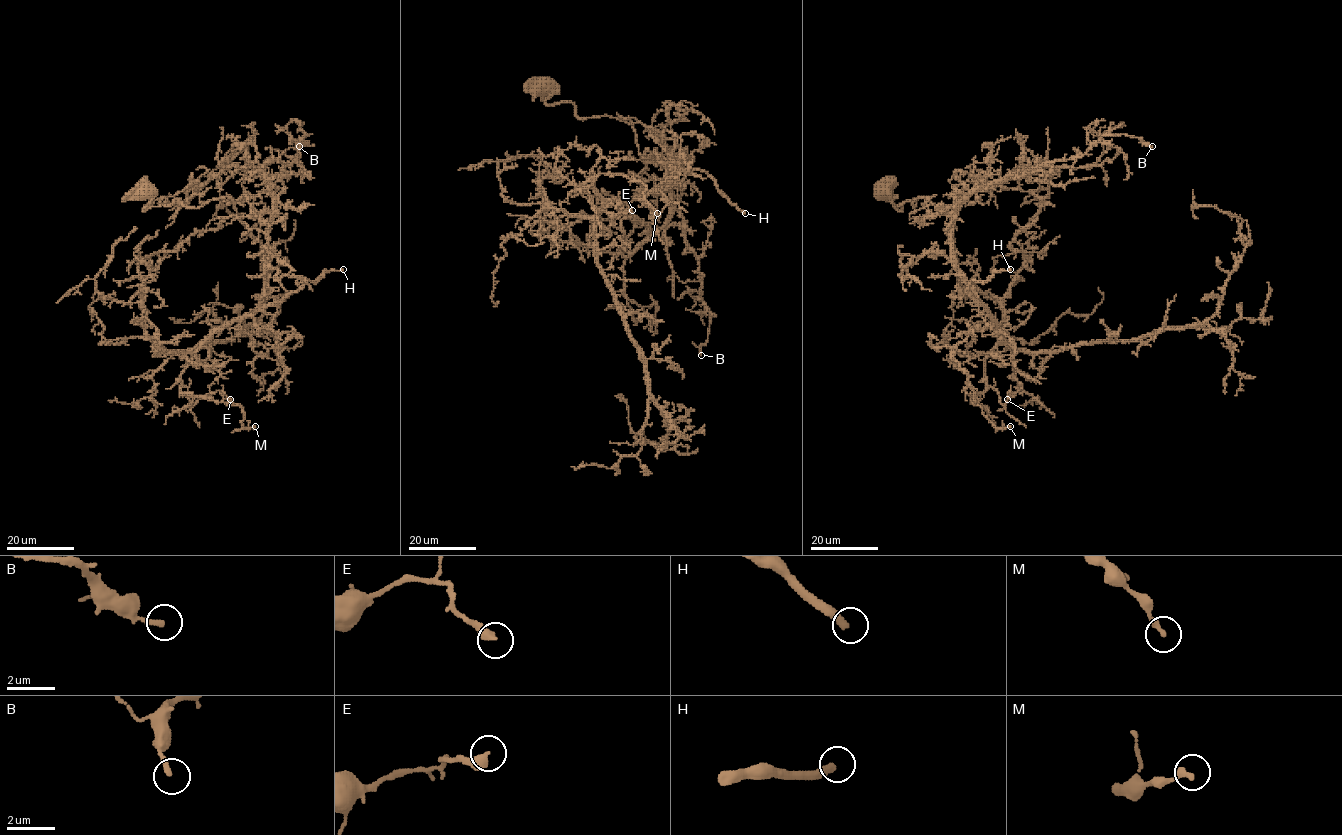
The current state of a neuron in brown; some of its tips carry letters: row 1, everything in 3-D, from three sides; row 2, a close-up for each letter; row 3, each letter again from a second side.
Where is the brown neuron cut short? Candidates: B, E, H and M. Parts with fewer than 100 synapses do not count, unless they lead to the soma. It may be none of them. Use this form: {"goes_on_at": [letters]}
{"goes_on_at": ["H"]}

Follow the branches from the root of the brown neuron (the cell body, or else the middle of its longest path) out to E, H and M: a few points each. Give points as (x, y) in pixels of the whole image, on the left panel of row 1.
E: (145, 191), (143, 211), (228, 197), (265, 233), (258, 305), (181, 375), (191, 403), (230, 399)
H: (145, 191), (152, 199), (143, 211), (228, 197), (237, 217), (265, 233), (261, 305), (343, 269)
M: (145, 191), (143, 211), (228, 197), (265, 233), (258, 305), (181, 375), (182, 392), (238, 404), (255, 426)

